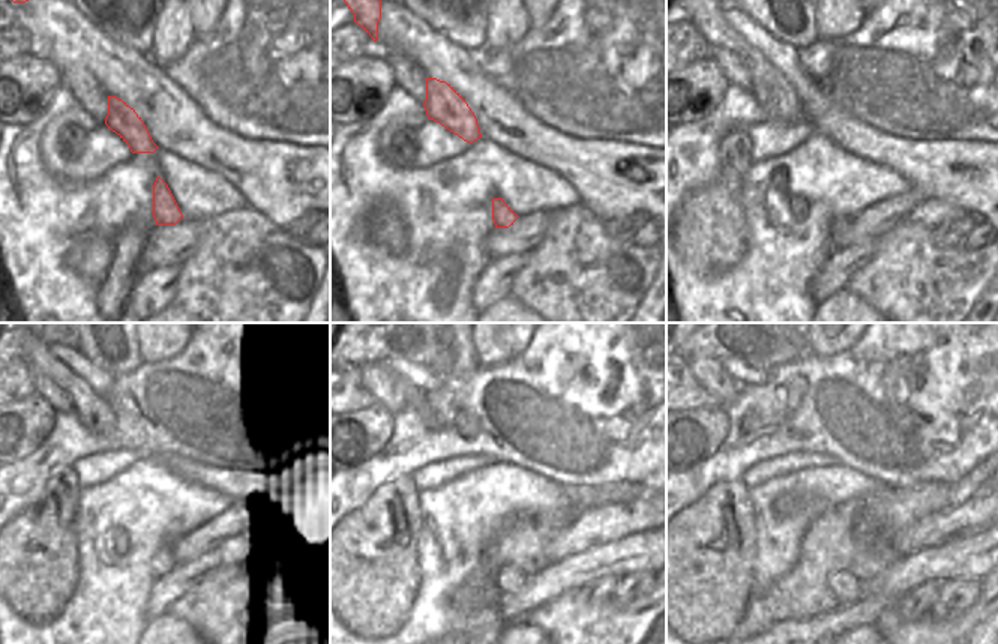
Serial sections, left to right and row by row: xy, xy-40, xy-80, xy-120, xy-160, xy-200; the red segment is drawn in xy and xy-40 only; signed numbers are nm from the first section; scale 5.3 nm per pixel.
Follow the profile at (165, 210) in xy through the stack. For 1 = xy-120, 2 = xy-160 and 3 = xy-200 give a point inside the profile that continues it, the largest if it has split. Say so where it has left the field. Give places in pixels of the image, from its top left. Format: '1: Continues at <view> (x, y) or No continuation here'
1: Continues at xy-120 (164, 562)
2: Continues at xy-160 (509, 580)
3: Continues at xy-200 (845, 589).

